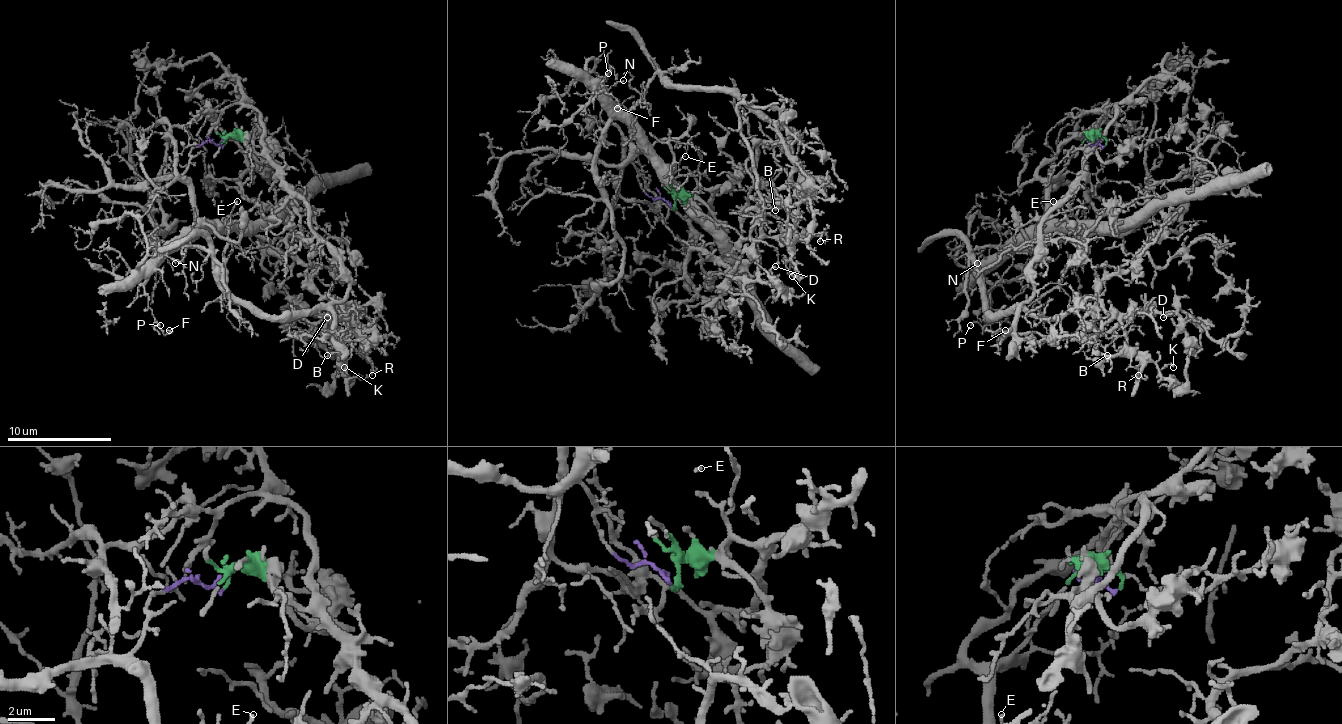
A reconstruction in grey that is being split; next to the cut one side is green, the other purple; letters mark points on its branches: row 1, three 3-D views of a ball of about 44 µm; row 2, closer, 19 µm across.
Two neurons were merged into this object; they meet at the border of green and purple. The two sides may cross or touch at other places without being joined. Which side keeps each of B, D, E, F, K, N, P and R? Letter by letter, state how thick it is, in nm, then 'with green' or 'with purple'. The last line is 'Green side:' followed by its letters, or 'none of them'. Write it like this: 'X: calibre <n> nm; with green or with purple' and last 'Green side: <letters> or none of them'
B: calibre 70 nm; with green
D: calibre 150 nm; with green
E: calibre 110 nm; with purple
F: calibre 160 nm; with purple
K: calibre 90 nm; with green
N: calibre 90 nm; with purple
P: calibre 100 nm; with purple
R: calibre 90 nm; with green
Green side: B, D, K, R

